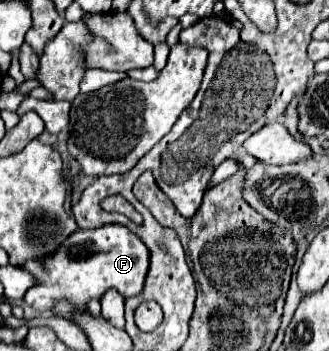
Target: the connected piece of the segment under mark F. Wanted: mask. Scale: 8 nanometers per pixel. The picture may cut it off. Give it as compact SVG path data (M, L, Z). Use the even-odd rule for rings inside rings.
M105 225L99 229L77 229L55 257L47 257L45 263L31 261L31 265L25 265L23 269L39 277L39 285L25 297L33 309L51 311L57 297L67 297L67 301L87 307L89 299L101 299L101 295L111 287L115 287L123 297L139 295L149 269L149 251L127 227Z

